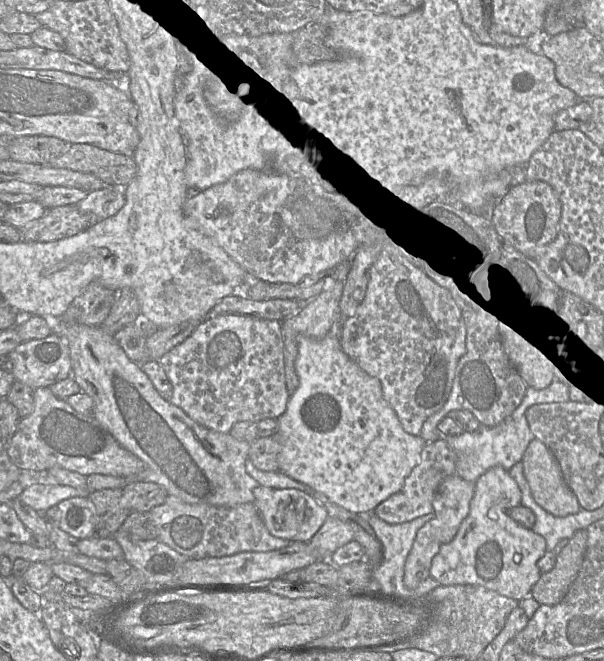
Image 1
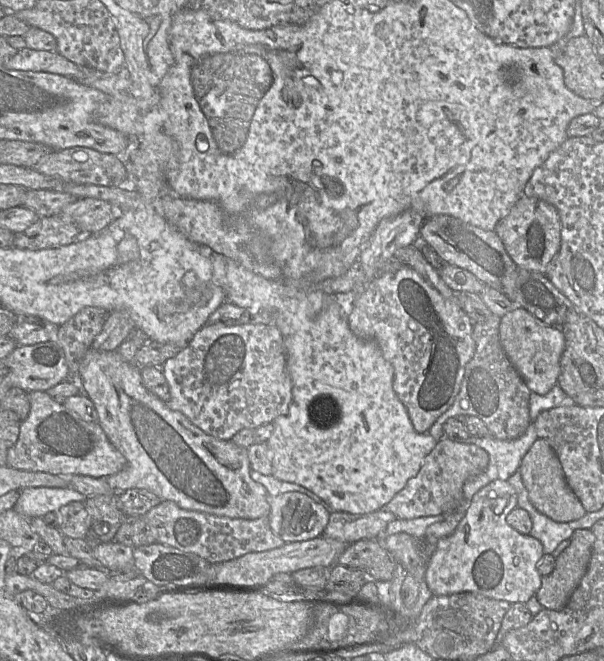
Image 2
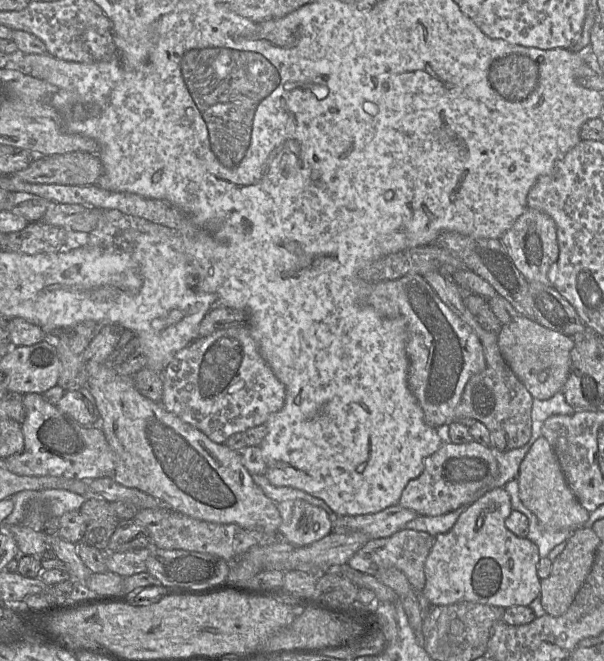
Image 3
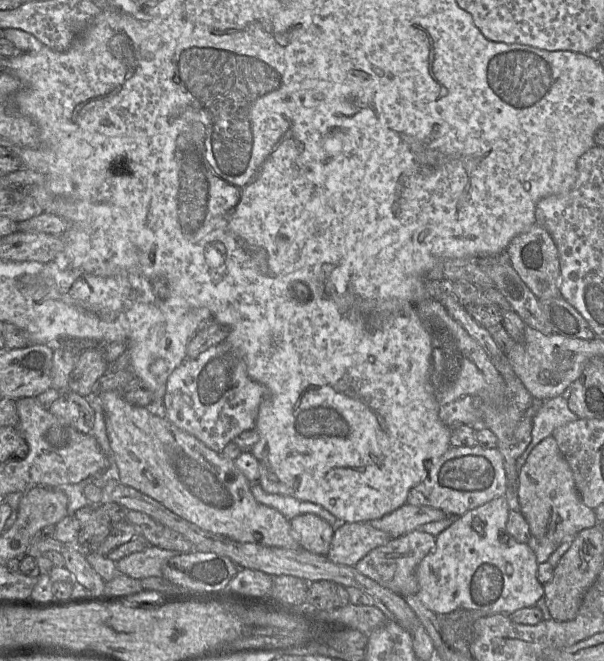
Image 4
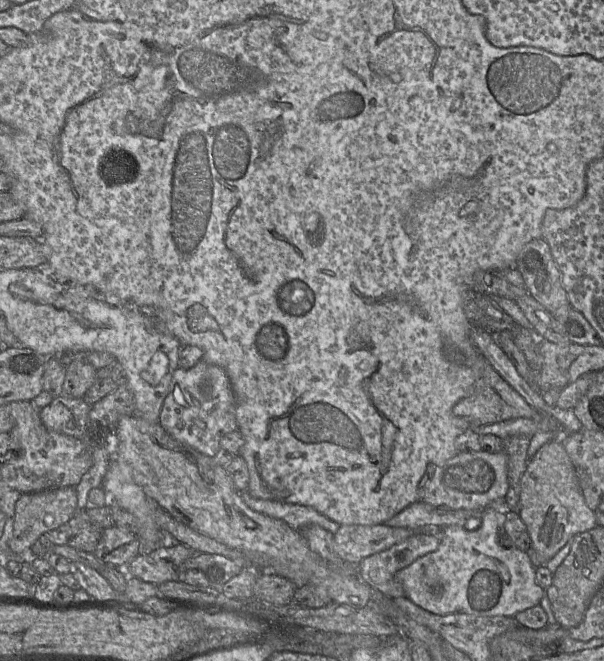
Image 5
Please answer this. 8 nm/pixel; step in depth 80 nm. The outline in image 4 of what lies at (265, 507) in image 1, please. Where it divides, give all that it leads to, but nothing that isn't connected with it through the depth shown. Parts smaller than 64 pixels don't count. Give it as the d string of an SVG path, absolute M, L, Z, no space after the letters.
M310 513L294 517L290 520L290 526L301 548L312 554L328 554L335 527Z

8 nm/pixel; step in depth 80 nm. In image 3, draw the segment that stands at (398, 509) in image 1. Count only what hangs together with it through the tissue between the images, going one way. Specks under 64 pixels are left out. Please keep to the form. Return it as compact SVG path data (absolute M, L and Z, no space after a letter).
M445 440L441 447L424 461L421 475L408 482L398 505L420 515L444 515L463 505L470 505L484 493L498 476L498 463L491 449L471 441L455 444Z

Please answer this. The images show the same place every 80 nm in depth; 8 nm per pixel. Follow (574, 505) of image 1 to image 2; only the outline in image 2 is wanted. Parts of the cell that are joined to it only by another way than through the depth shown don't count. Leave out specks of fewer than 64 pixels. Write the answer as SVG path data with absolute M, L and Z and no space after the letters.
M538 438L532 444L521 461L519 471L530 502L542 514L556 522L571 522L586 514L580 500L565 480L556 453L545 439Z

